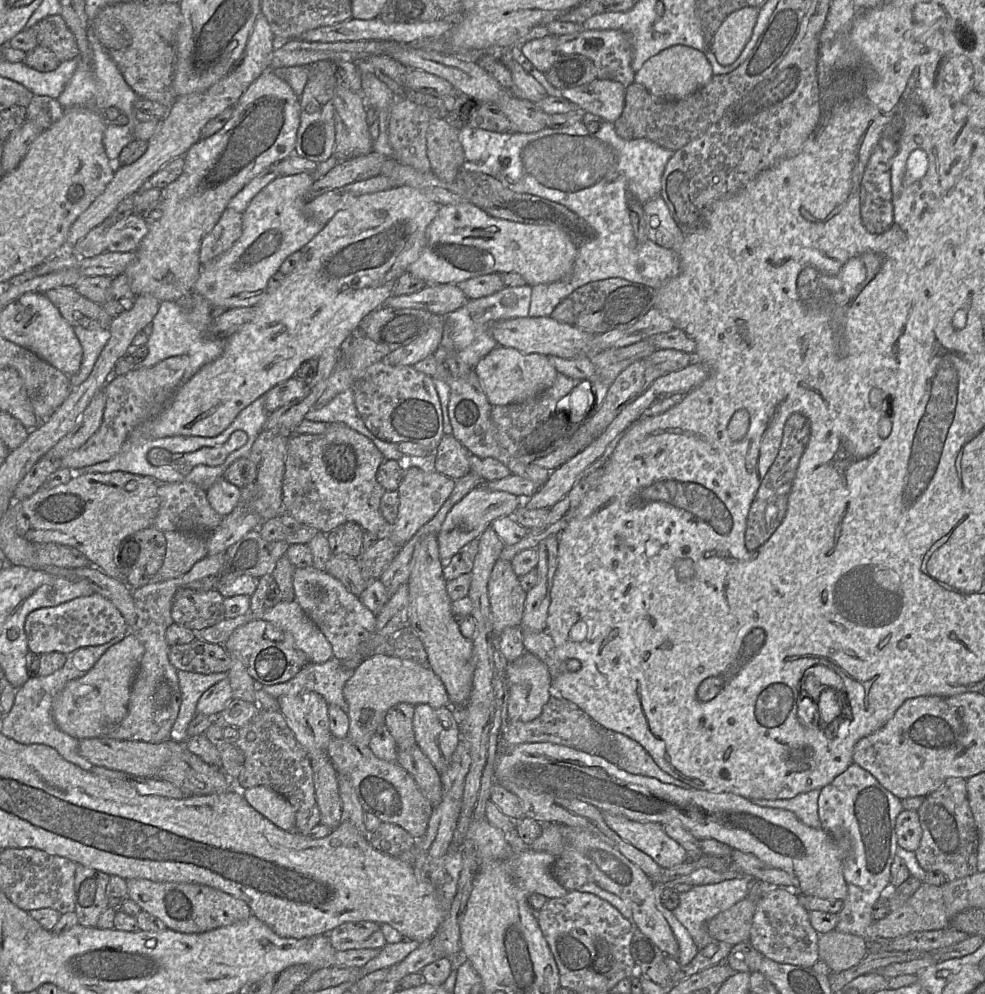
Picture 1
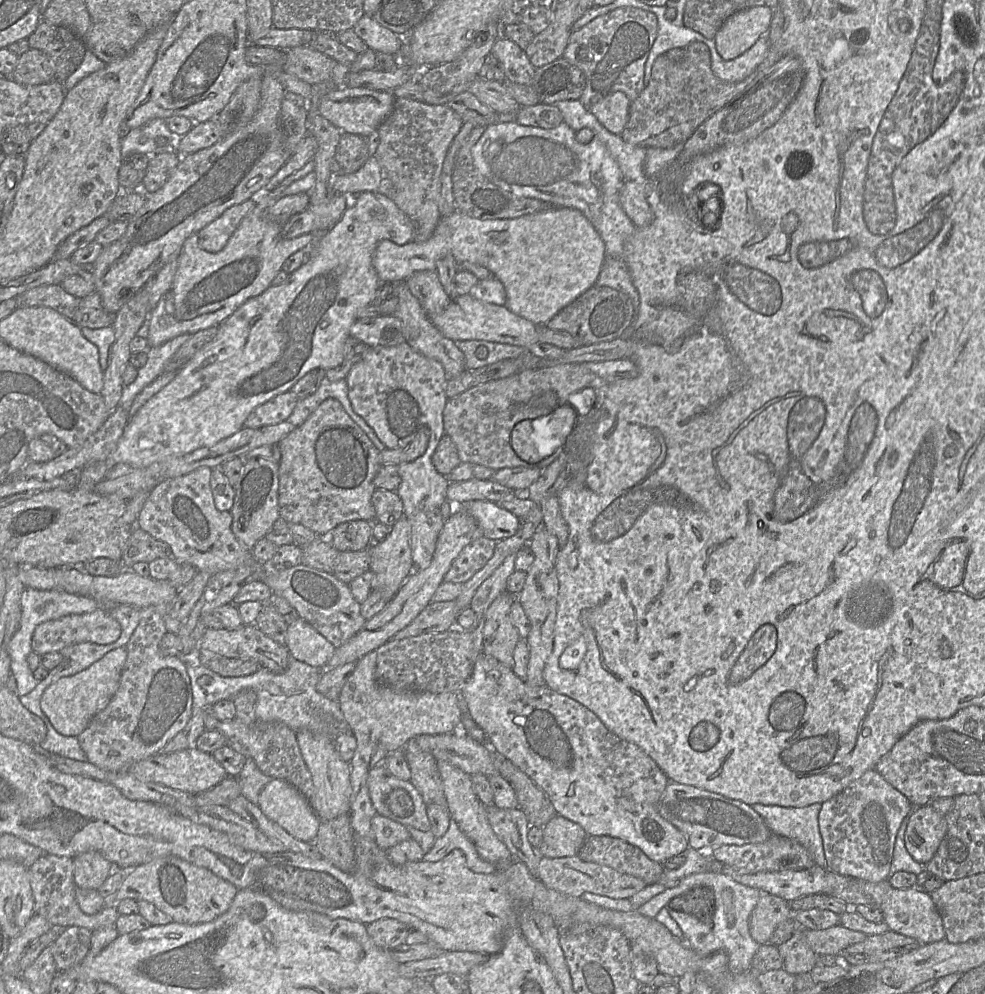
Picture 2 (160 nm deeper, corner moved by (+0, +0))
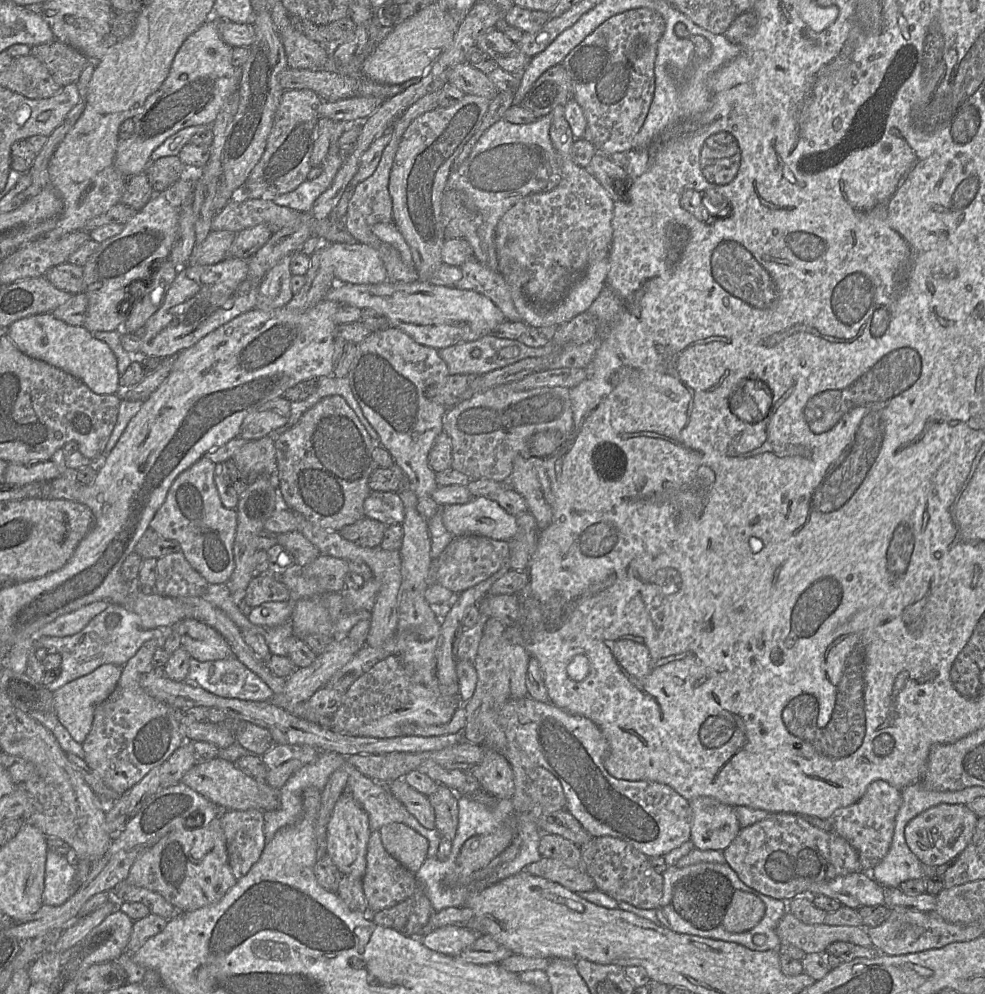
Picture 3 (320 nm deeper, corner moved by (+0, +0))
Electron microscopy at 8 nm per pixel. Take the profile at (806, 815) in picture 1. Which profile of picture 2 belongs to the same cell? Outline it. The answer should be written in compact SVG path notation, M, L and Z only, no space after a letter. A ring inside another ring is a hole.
M814 803L805 807L763 804L751 806L763 818L772 833L799 842L807 849L816 865L826 867L818 821L822 804Z

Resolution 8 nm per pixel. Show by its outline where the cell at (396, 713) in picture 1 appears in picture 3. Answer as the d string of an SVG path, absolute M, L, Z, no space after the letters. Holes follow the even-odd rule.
M438 784L436 790L427 796L435 814L435 829L452 841L458 828L459 796L447 786Z

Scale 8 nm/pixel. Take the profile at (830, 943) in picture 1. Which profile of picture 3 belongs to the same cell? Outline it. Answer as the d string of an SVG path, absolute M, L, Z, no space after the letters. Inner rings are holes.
M790 912L780 919L776 934L781 945L793 945L806 954L824 953L834 942L849 942L858 946L873 947L864 927L831 926L825 923L808 925Z

